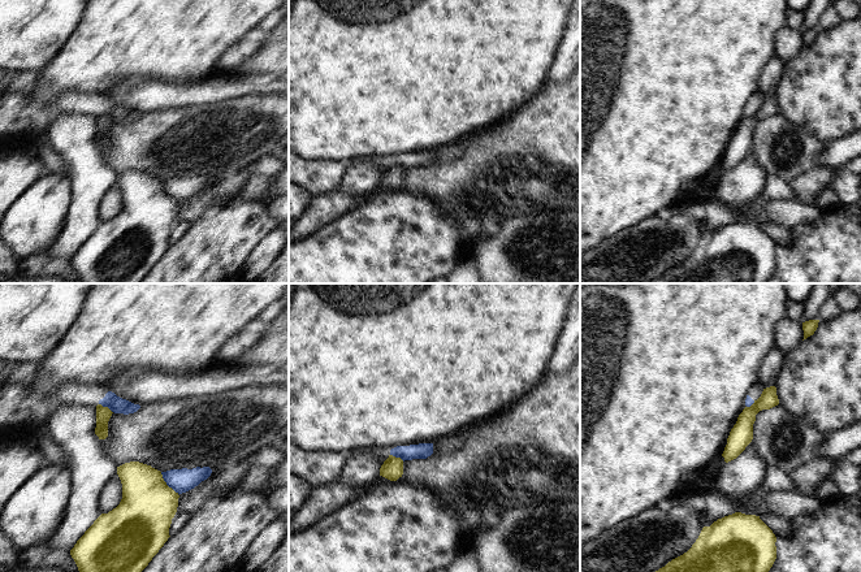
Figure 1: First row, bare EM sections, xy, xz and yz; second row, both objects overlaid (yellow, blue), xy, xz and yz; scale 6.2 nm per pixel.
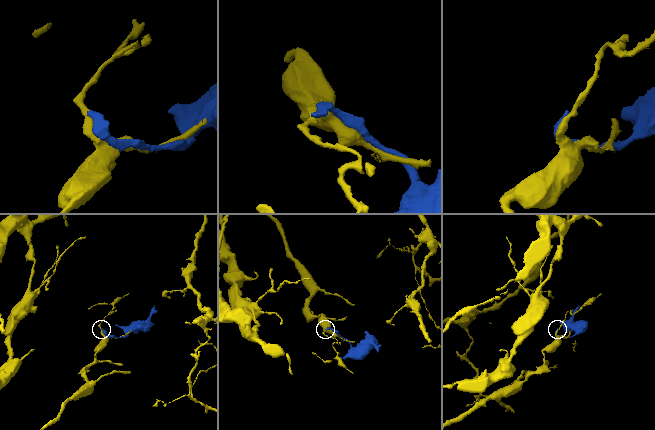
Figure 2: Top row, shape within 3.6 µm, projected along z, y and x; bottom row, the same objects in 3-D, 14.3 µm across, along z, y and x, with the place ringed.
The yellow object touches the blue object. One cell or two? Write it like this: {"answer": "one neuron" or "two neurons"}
{"answer": "two neurons"}

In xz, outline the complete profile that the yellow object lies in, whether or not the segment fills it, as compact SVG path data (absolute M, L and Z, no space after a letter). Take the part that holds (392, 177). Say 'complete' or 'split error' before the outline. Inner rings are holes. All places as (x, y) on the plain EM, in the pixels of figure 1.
complete; M389 164L389 166L384 170L380 177L380 185L397 190L403 183L403 169L401 166L395 166Z

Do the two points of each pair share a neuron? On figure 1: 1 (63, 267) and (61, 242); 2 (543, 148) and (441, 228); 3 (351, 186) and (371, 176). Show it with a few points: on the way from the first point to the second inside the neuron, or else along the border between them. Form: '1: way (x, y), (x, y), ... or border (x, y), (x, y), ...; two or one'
1: border (42, 258), (63, 258), (69, 261); two
2: border (432, 198), (457, 221), (463, 239), (471, 245); two
3: way (357, 182), (366, 177); one

